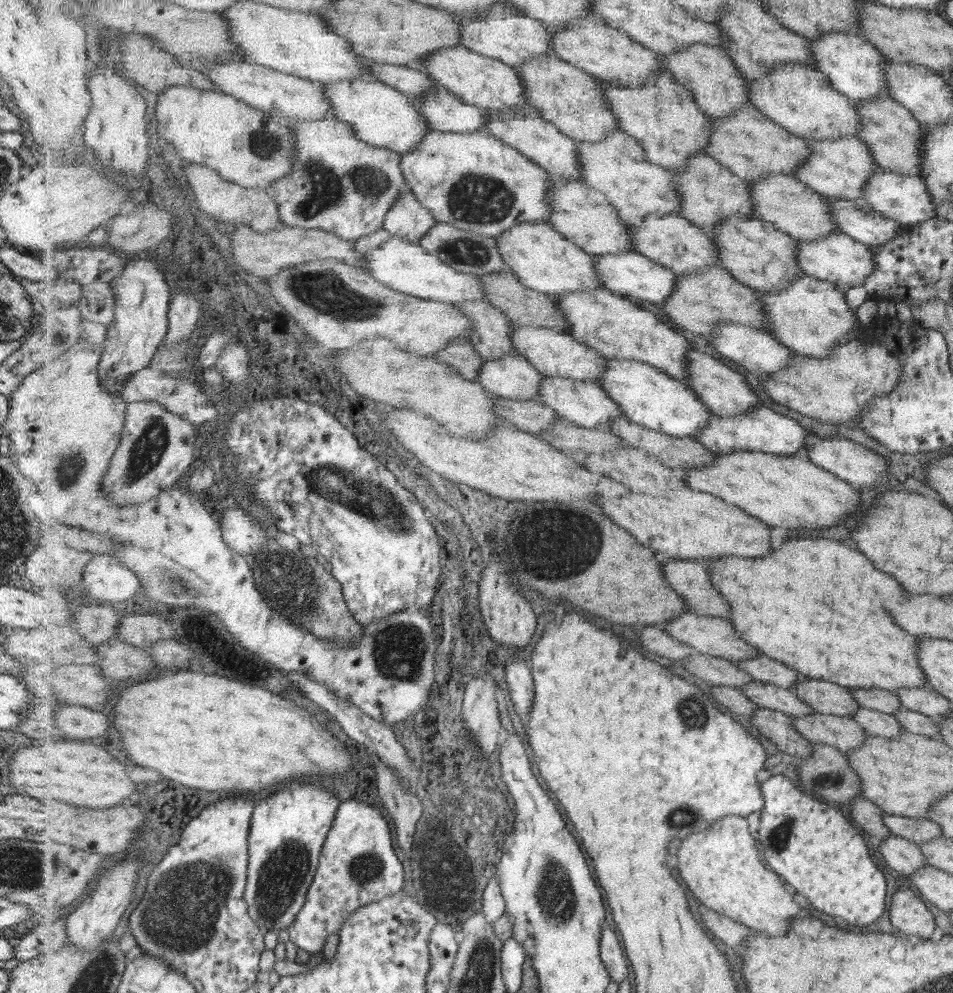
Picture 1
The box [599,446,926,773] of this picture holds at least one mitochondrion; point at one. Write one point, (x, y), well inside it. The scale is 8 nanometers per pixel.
(690, 717)

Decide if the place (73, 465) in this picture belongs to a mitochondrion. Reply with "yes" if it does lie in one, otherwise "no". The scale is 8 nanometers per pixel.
yes

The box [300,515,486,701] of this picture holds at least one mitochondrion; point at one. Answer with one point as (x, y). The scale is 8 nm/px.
(398, 650)

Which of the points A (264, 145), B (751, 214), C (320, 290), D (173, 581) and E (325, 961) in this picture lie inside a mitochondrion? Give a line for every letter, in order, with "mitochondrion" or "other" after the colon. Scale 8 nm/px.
A: mitochondrion
B: other
C: mitochondrion
D: mitochondrion
E: other

